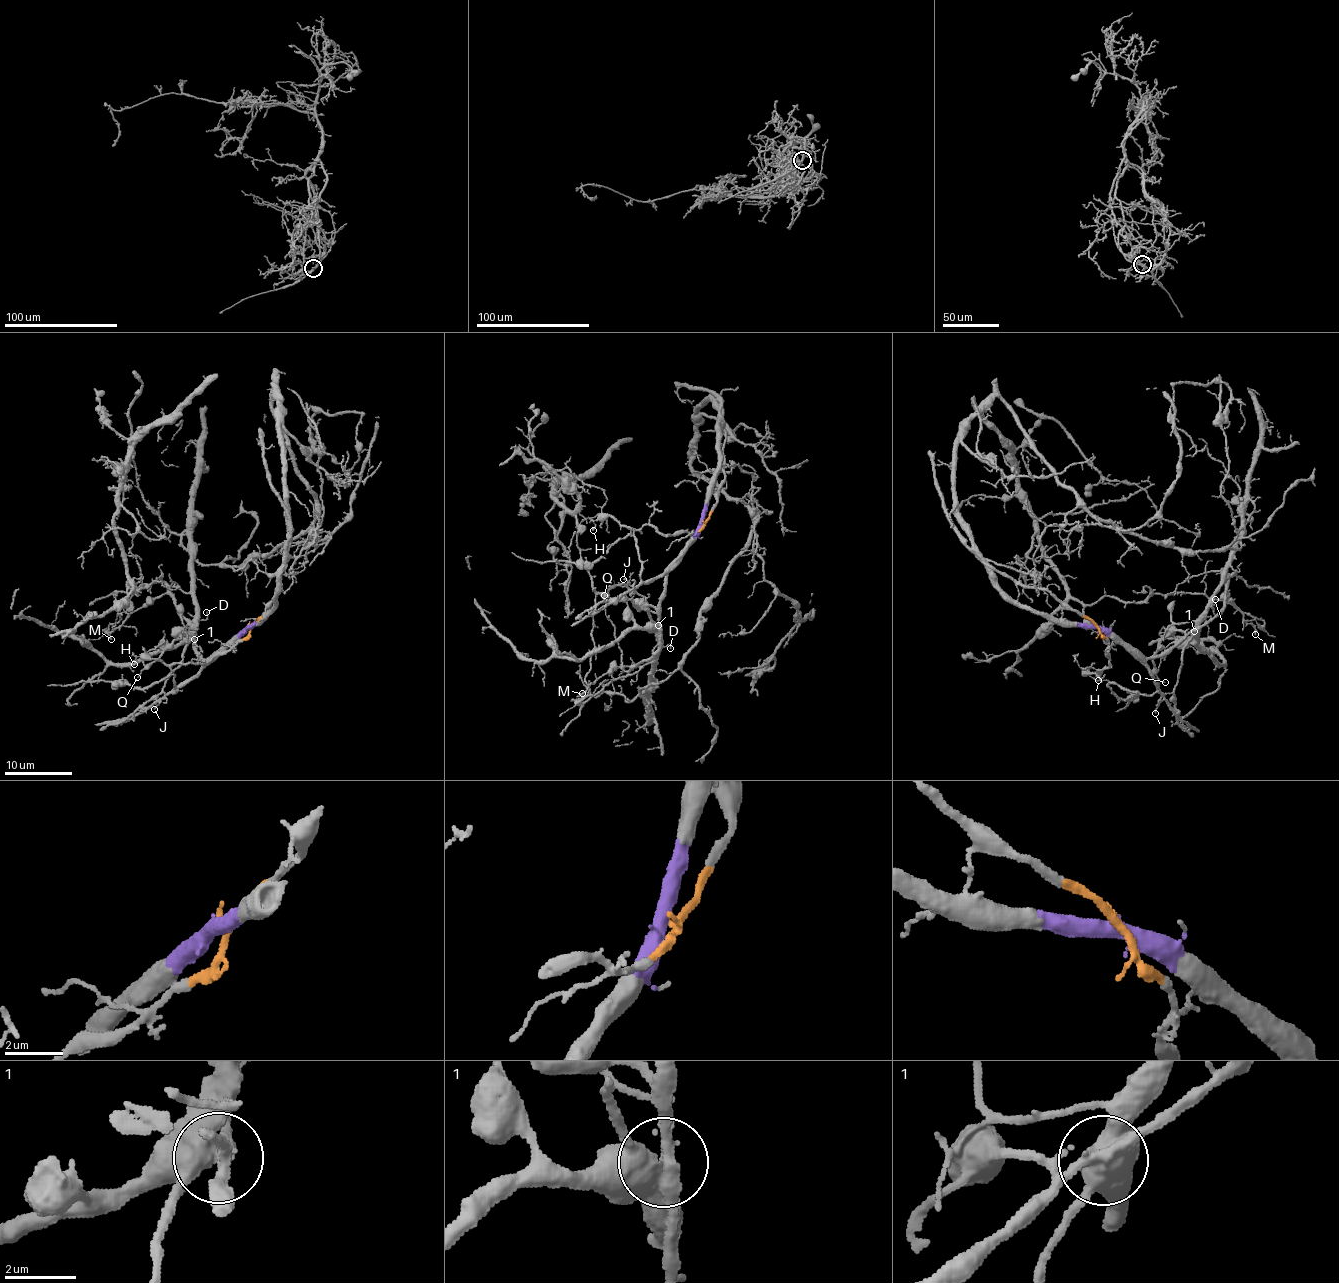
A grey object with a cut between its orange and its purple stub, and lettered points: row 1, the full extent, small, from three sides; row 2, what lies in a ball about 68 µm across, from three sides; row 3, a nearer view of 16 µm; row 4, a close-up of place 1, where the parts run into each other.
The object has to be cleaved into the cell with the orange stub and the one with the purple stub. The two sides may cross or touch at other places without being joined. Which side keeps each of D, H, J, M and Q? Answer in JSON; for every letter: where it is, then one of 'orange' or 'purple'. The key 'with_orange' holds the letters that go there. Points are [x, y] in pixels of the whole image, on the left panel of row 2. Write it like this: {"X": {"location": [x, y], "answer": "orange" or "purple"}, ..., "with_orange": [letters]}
{"D": {"location": [206, 612], "answer": "purple"}, "H": {"location": [134, 664], "answer": "orange"}, "J": {"location": [154, 709], "answer": "purple"}, "M": {"location": [111, 639], "answer": "purple"}, "Q": {"location": [137, 677], "answer": "purple"}, "with_orange": ["H"]}

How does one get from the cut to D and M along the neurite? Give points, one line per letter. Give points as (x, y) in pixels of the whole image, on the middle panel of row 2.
D: (702, 523), (698, 537), (668, 572), (659, 620), (659, 644), (663, 647), (671, 644), (670, 649)
M: (702, 523), (698, 537), (668, 572), (659, 620), (658, 648), (647, 660), (615, 667), (601, 675), (582, 694)

